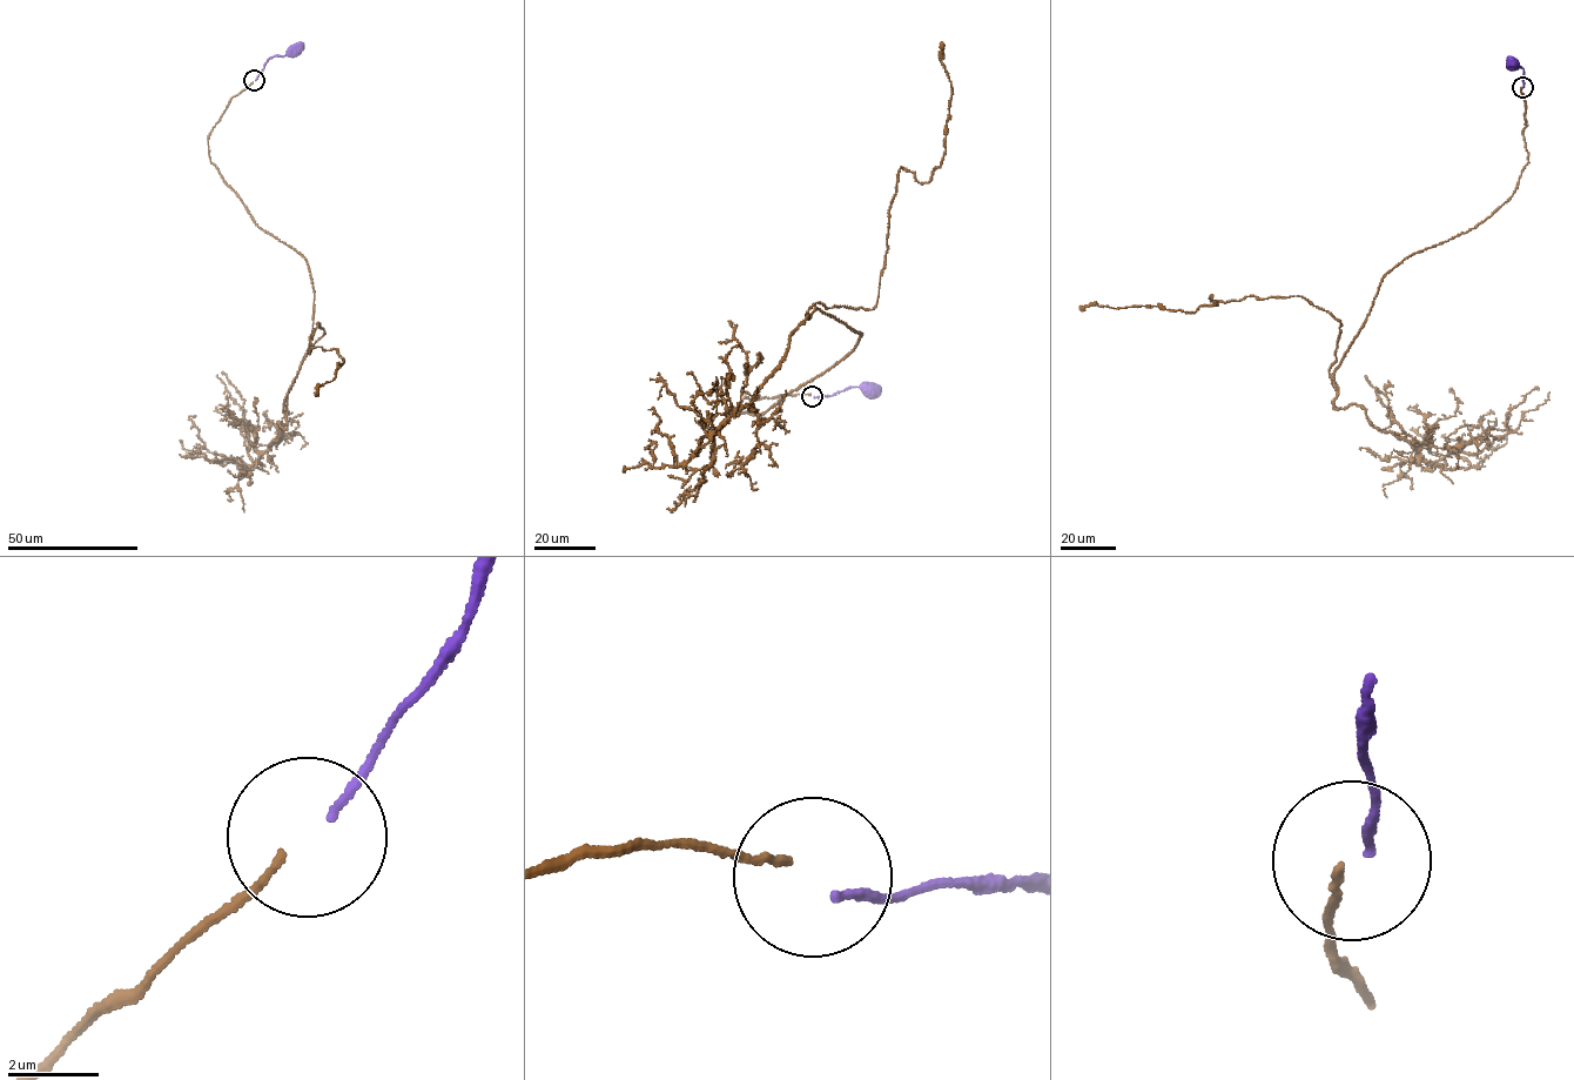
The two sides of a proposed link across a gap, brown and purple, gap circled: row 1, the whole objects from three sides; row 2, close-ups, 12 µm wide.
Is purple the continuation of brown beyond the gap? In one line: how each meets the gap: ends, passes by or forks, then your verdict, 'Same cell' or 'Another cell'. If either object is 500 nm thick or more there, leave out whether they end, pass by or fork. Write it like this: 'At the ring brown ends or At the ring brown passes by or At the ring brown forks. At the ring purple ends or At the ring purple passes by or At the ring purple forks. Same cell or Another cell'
At the ring brown ends. At the ring purple ends. Same cell

